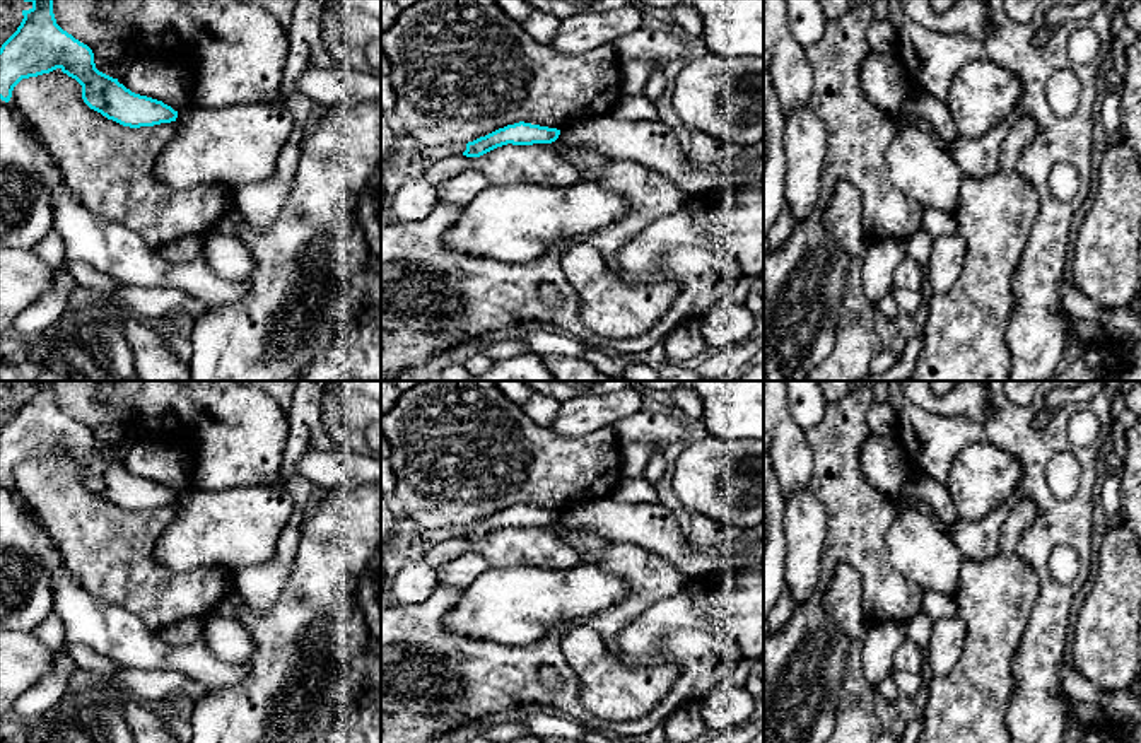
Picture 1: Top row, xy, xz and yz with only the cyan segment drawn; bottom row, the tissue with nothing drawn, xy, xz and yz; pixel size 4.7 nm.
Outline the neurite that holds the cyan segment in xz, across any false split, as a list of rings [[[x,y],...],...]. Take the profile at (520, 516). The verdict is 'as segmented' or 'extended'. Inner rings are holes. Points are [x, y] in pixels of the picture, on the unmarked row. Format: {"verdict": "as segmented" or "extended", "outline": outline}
{"verdict": "as segmented", "outline": [[[514,506],[504,511],[499,511],[485,519],[480,519],[466,526],[463,538],[480,540],[497,529],[512,526],[512,528],[533,528],[533,526],[552,526],[559,521],[560,512],[531,507],[531,506]]]}

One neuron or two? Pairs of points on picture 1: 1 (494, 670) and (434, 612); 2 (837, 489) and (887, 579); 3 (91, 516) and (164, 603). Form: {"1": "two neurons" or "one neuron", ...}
{"1": "one neuron", "2": "one neuron", "3": "one neuron"}

